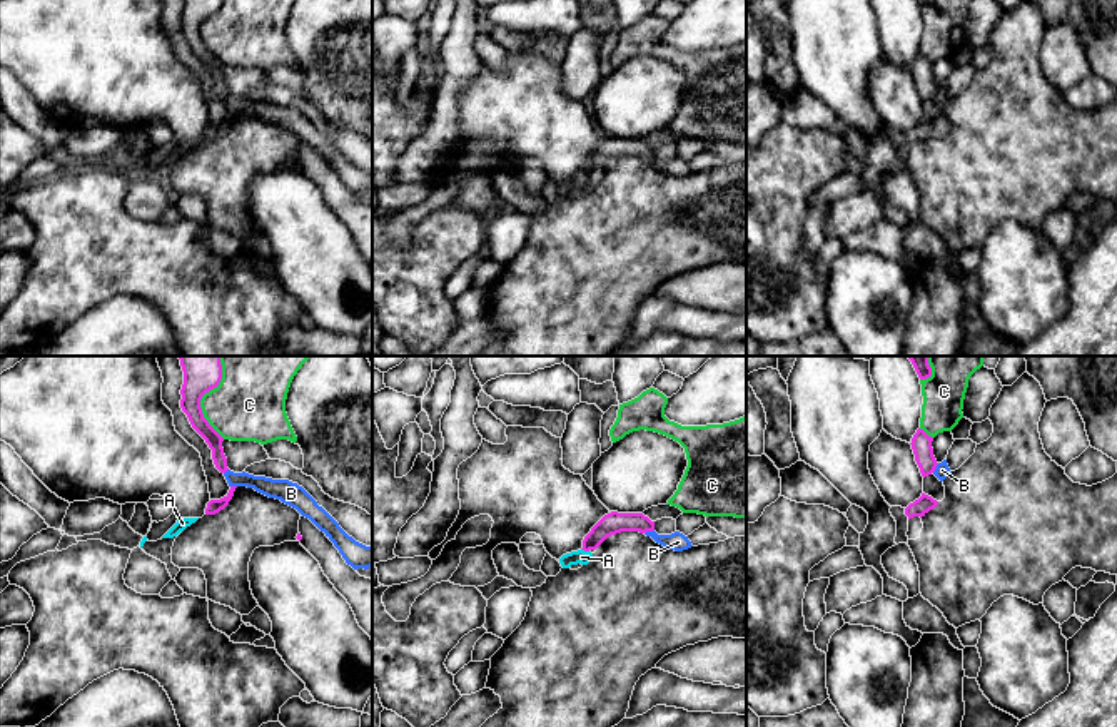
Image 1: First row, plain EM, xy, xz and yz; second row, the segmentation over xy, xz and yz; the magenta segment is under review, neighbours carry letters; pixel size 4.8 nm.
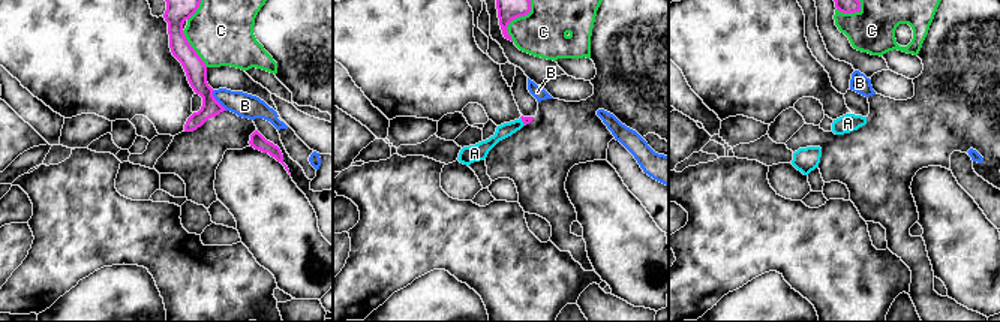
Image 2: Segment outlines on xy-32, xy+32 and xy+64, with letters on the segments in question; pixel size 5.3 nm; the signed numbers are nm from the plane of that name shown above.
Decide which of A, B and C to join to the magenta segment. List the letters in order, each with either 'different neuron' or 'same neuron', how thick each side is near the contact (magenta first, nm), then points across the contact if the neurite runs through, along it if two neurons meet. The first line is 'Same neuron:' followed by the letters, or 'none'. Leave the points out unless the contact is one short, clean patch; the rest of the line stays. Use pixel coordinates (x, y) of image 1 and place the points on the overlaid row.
Same neuron: none
A: different neuron; calibres 110 and 70 nm; border xz (581, 549), (588, 552)
B: different neuron; calibres 110 and 90 nm; border xz (653, 528), (645, 533)
C: different neuron; calibres 190 and 360 nm

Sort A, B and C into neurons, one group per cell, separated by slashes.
A / B / C

